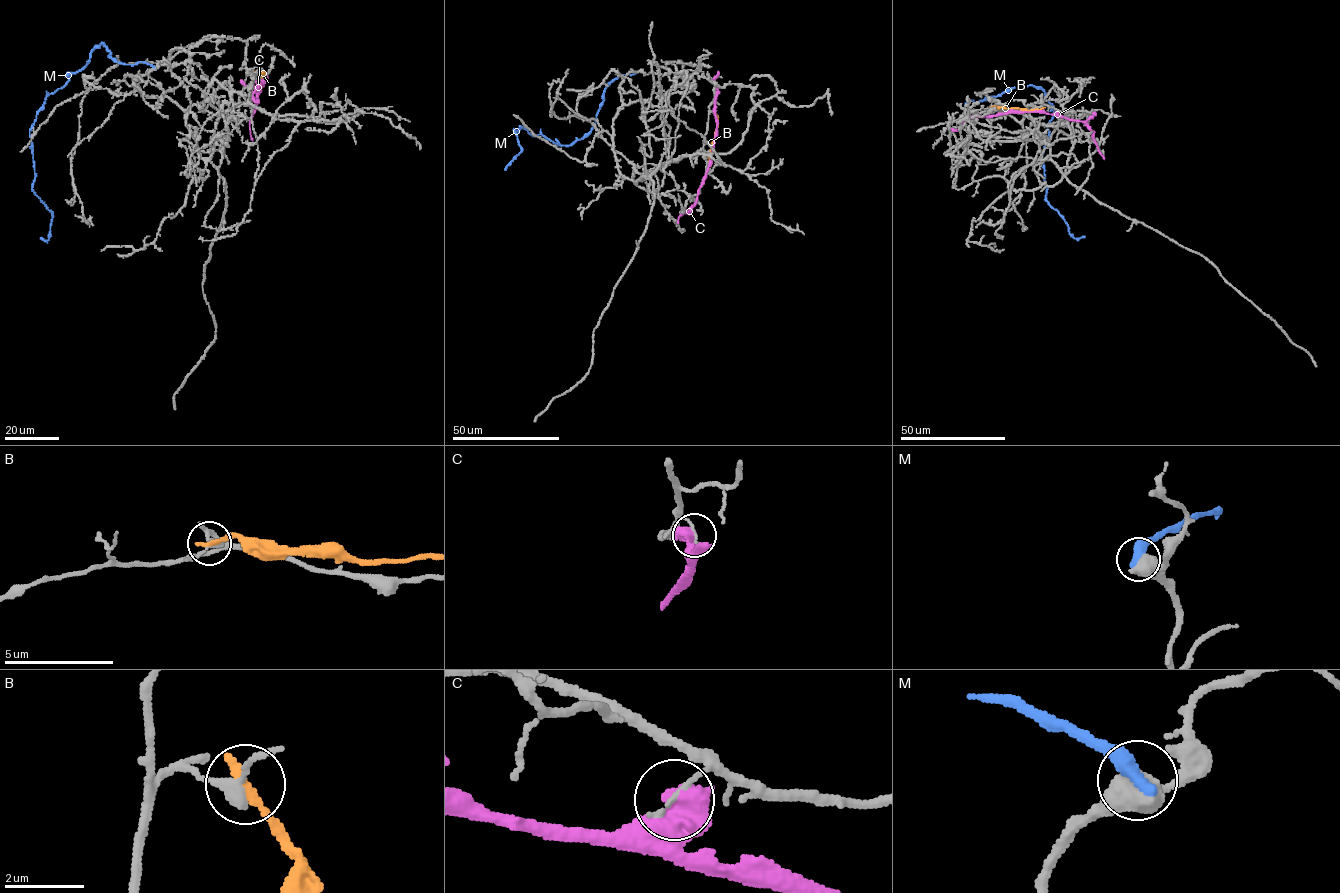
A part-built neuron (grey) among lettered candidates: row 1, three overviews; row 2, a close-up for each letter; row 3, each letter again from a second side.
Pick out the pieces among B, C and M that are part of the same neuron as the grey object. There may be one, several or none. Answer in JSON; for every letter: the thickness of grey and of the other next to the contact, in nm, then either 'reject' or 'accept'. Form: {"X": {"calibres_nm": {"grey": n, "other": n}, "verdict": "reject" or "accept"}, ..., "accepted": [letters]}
{"B": {"calibres_nm": {"grey": 240, "other": 240}, "verdict": "reject"}, "C": {"calibres_nm": {"grey": 140, "other": 700}, "verdict": "reject"}, "M": {"calibres_nm": {"grey": 850, "other": 460}, "verdict": "reject"}, "accepted": []}

